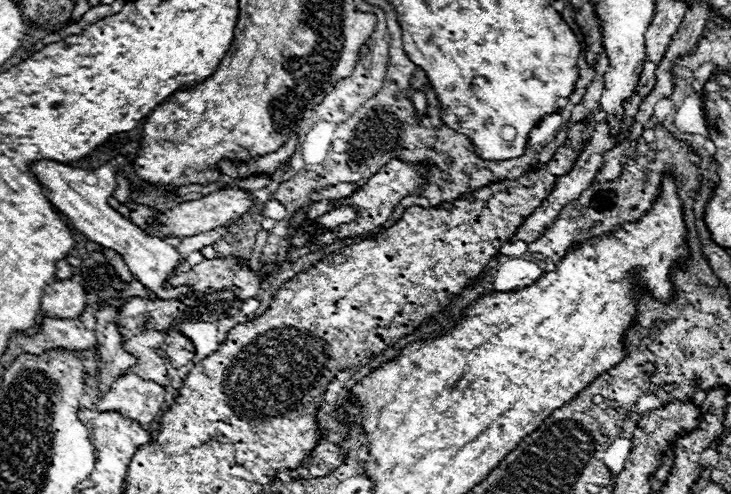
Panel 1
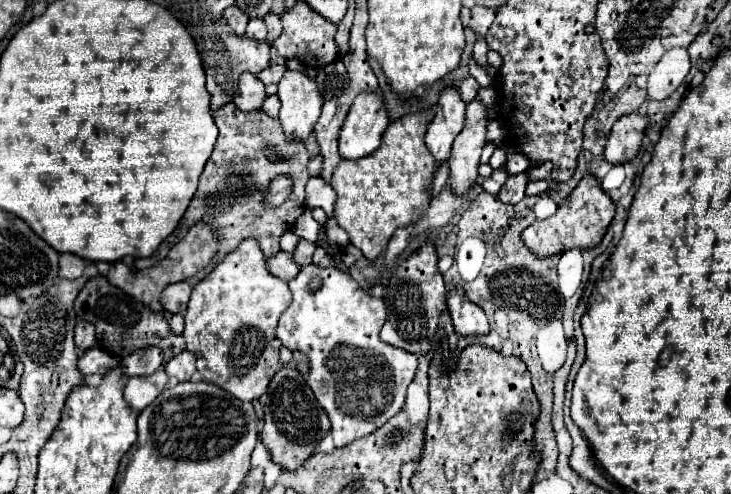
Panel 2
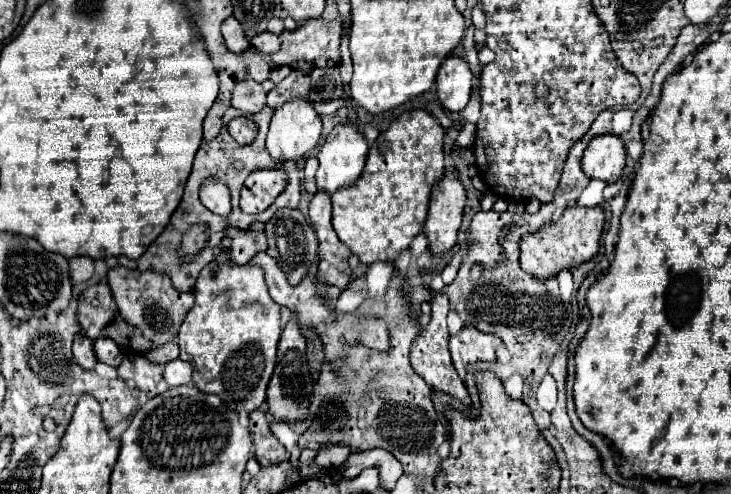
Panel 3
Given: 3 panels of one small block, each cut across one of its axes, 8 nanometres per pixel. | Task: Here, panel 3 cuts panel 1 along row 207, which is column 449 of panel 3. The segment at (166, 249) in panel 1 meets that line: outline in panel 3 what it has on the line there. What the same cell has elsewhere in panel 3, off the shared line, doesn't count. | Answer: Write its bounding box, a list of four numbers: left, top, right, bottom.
[436,54,472,110]

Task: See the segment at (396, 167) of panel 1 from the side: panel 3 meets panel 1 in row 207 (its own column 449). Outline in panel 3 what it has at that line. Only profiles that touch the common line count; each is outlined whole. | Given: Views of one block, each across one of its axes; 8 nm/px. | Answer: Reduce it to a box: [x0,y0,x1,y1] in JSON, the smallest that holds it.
[410,294,472,406]

